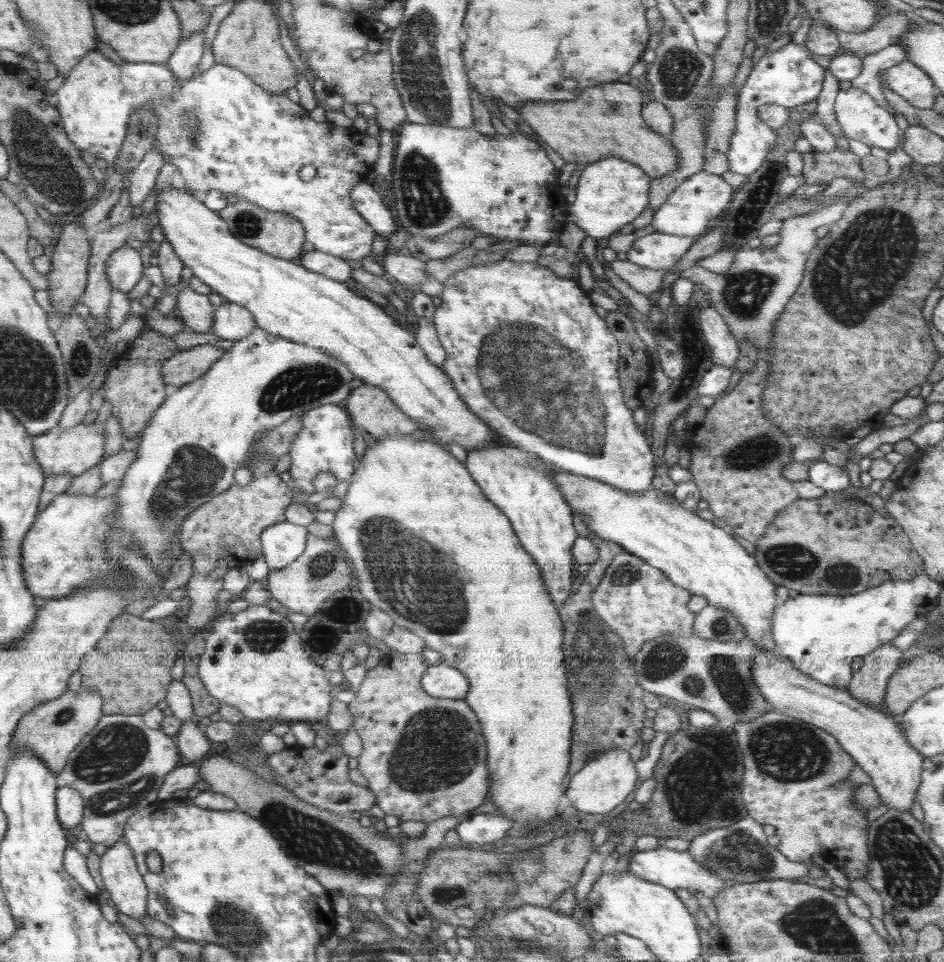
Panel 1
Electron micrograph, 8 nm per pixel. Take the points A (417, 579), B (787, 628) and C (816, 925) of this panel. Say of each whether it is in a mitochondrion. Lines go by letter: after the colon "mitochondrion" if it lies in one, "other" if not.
A: mitochondrion
B: other
C: mitochondrion

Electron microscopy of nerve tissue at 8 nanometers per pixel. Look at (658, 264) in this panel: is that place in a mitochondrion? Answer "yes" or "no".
no

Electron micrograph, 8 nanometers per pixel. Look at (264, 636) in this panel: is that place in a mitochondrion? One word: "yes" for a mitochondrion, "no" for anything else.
yes

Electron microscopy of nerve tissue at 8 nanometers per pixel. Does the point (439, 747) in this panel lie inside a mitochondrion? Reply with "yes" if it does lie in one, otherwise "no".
yes

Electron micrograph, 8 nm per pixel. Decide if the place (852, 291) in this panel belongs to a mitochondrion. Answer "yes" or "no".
yes

